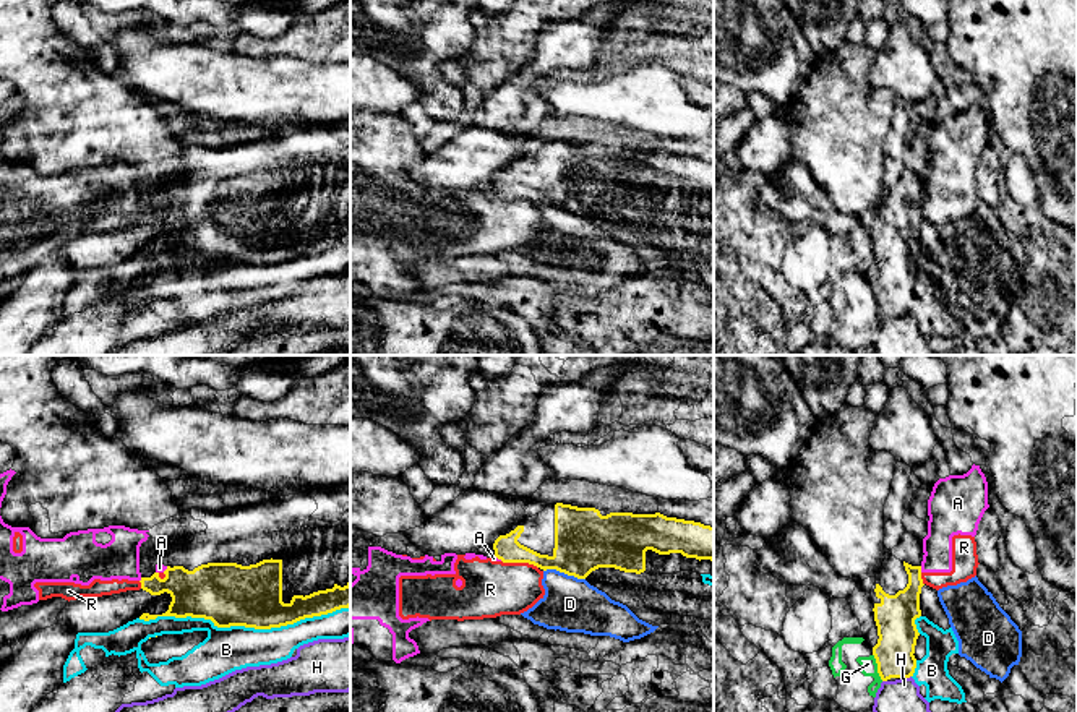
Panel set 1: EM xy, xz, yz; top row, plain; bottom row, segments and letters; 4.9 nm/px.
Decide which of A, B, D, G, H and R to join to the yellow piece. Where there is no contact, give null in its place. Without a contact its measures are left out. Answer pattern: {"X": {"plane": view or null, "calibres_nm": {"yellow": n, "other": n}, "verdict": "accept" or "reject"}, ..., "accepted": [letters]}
{"A": {"plane": "yz", "calibres_nm": {"yellow": 190, "other": 150}, "verdict": "reject"}, "B": {"plane": "xy", "calibres_nm": {"yellow": 320, "other": 220}, "verdict": "reject"}, "D": {"plane": "xz", "calibres_nm": {"yellow": 300, "other": 260}, "verdict": "reject"}, "G": {"plane": "yz", "calibres_nm": {"yellow": 190, "other": 80}, "verdict": "reject"}, "H": {"plane": "yz", "calibres_nm": {"yellow": 190, "other": 280}, "verdict": "reject"}, "R": {"plane": "xz", "calibres_nm": {"yellow": 170, "other": 280}, "verdict": "reject"}, "accepted": []}

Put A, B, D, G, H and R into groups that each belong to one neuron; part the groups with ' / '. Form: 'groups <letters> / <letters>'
groups A R / B D / G / H

